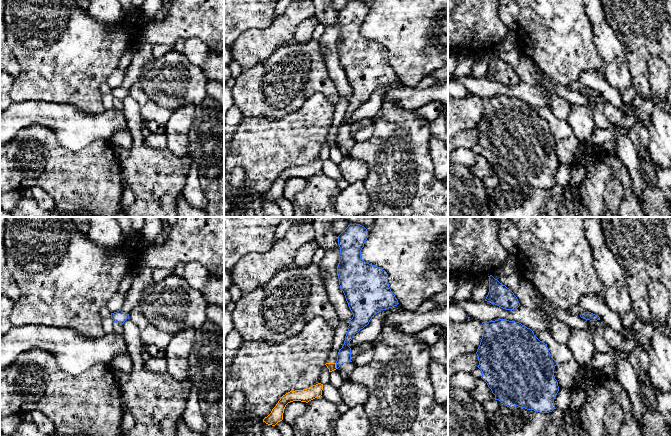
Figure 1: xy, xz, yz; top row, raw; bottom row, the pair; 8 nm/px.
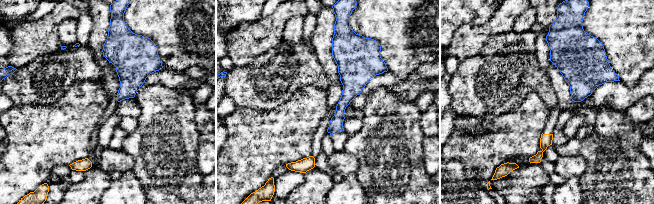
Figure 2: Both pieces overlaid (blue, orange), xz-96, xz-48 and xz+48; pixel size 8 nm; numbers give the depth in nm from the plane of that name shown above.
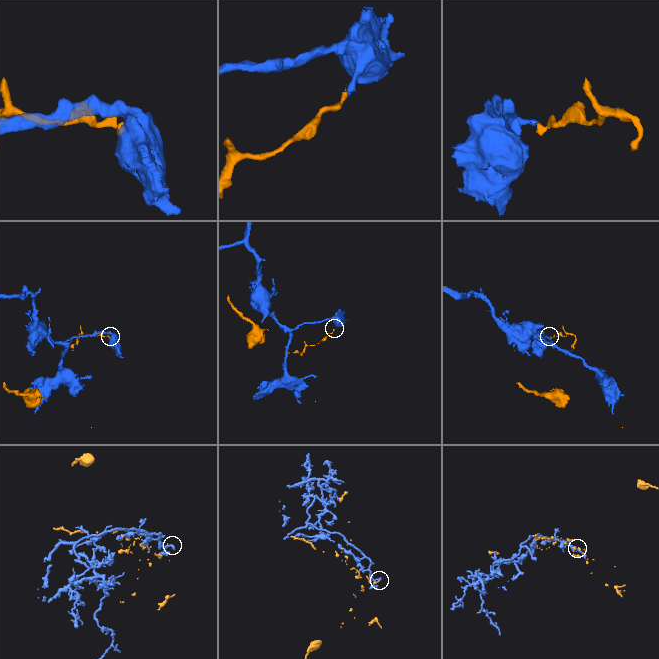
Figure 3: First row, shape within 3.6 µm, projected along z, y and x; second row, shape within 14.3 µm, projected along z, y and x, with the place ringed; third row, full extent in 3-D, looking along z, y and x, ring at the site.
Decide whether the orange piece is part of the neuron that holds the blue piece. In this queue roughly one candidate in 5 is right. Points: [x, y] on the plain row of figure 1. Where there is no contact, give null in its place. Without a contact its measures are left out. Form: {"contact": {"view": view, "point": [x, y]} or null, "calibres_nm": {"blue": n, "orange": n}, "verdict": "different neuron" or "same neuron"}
{"contact": {"view": "xz", "point": [336, 142]}, "calibres_nm": {"blue": 110, "orange": 60}, "verdict": "different neuron"}

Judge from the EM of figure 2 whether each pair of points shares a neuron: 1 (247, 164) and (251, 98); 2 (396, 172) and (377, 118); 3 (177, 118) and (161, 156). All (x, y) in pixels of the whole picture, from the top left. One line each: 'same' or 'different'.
1: different
2: same
3: same

